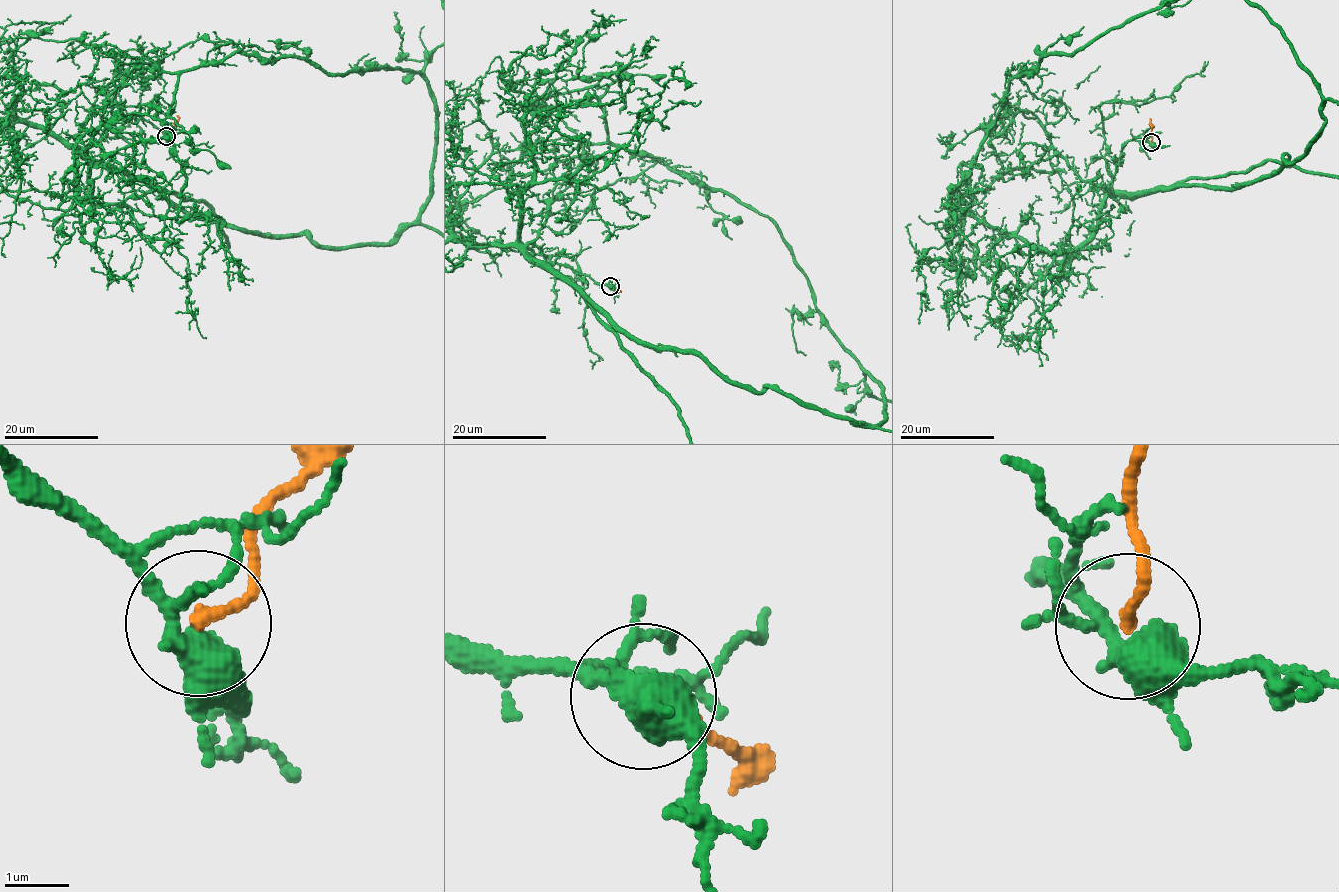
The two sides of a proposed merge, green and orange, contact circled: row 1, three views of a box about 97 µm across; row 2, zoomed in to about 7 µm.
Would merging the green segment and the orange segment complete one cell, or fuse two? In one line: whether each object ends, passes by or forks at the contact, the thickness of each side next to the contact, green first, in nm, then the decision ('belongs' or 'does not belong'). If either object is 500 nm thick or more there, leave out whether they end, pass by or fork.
green forks; orange ends; calibres 400 and 180 nm; does not belong

